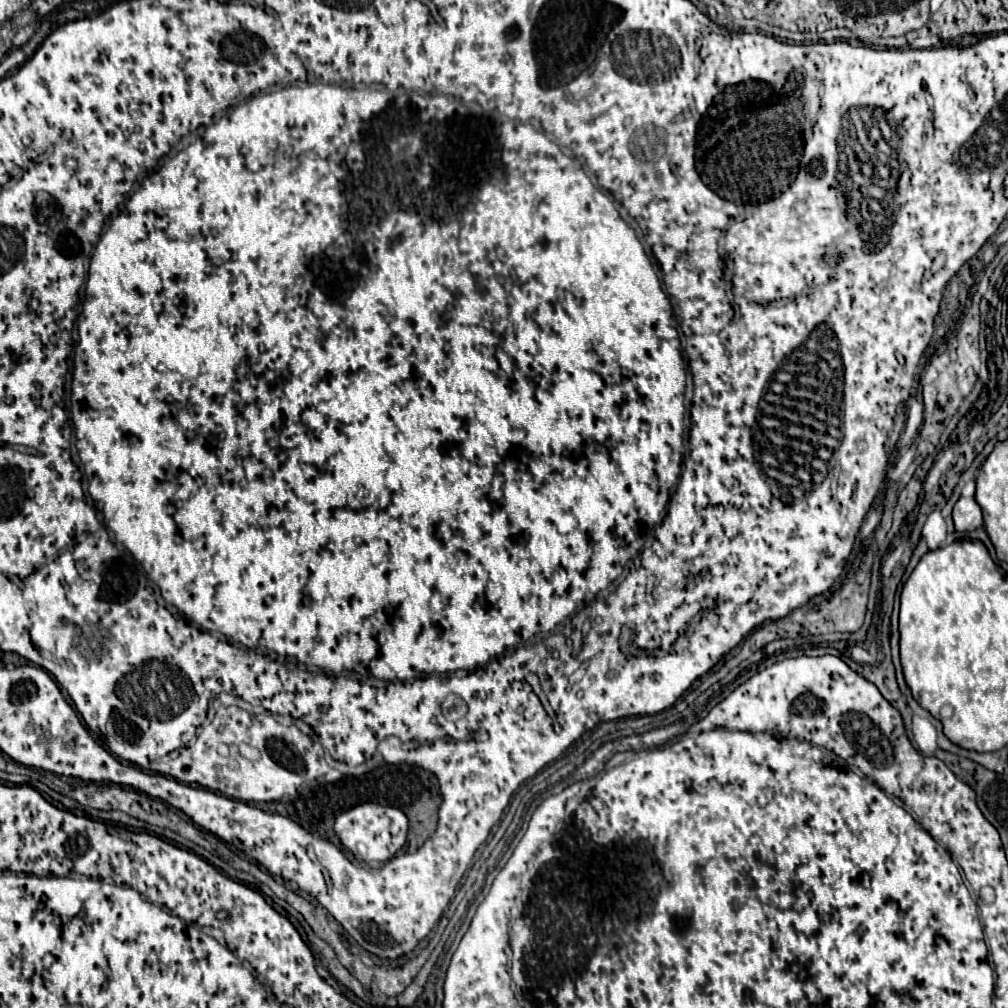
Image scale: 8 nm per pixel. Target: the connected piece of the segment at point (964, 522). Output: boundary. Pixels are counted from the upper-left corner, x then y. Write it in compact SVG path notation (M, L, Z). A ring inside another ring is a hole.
M961 497L953 507L953 523L957 531L975 531L983 525L981 507L973 497Z

